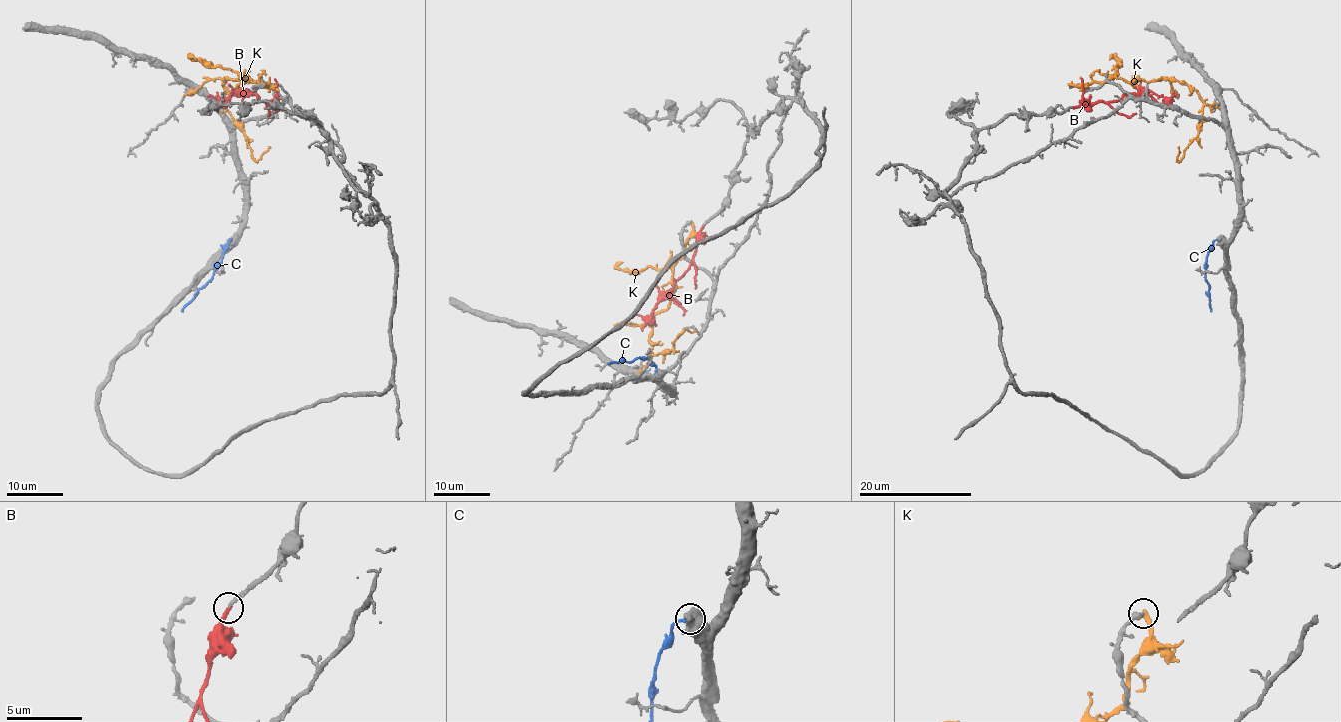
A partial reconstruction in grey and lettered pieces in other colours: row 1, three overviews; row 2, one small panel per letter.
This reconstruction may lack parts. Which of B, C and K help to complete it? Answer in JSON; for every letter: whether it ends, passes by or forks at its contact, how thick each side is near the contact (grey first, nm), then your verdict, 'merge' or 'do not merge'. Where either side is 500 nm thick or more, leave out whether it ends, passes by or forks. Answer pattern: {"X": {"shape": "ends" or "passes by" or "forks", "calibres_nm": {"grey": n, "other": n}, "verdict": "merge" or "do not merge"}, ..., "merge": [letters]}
{"B": {"shape": "ends", "calibres_nm": {"grey": 240, "other": 300}, "verdict": "merge"}, "C": {"shape": "ends", "calibres_nm": {"grey": 320, "other": 320}, "verdict": "do not merge"}, "K": {"shape": "ends", "calibres_nm": {"grey": 420, "other": 320}, "verdict": "do not merge"}, "merge": ["B"]}

